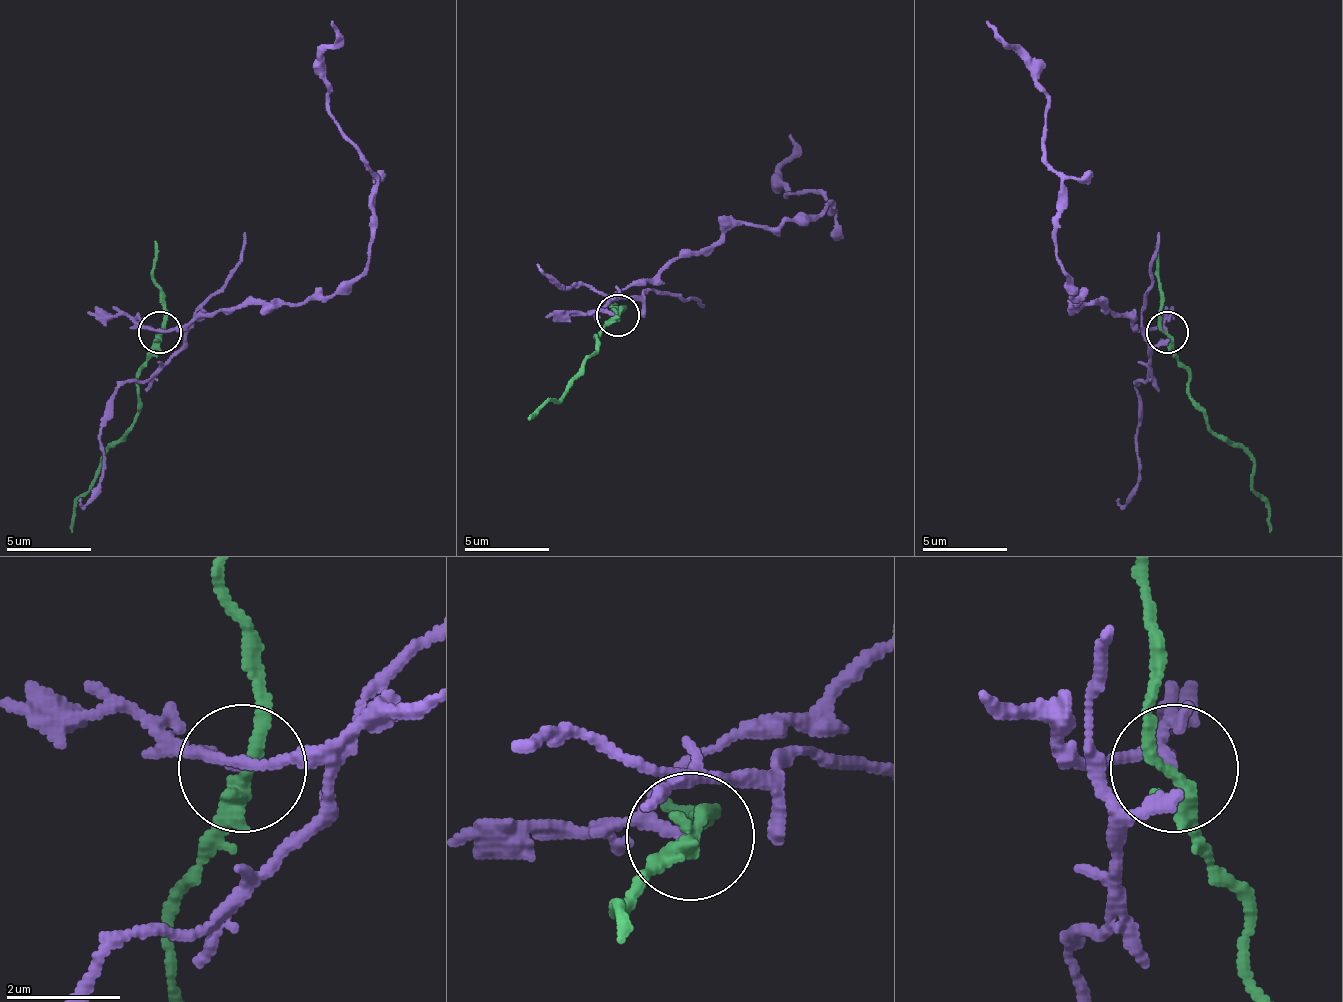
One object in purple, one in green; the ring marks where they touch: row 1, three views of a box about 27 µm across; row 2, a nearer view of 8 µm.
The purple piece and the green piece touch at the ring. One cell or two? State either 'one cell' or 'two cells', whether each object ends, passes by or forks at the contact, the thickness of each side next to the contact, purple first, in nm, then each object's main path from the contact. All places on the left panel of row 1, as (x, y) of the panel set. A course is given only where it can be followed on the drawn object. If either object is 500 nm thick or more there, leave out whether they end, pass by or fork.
two cells; purple passes by; green passes by; calibres 130 and 260 nm; course purple (160, 331), (148, 327), (335, 297), (365, 267), (378, 177), (331, 113), (322, 71), (335, 41), (331, 19); course green (160, 331), (160, 348), (139, 374), (139, 416), (105, 455), (88, 493), (75, 506), (71, 531)

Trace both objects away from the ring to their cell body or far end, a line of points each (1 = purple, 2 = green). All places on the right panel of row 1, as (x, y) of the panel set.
1: (1168, 331), (1078, 305), (1061, 267), (1061, 177), (1044, 156), (1049, 96), (985, 19)
2: (1168, 331), (1168, 348), (1189, 374), (1189, 399), (1202, 416), (1249, 455), (1253, 493), (1266, 506), (1270, 531)

